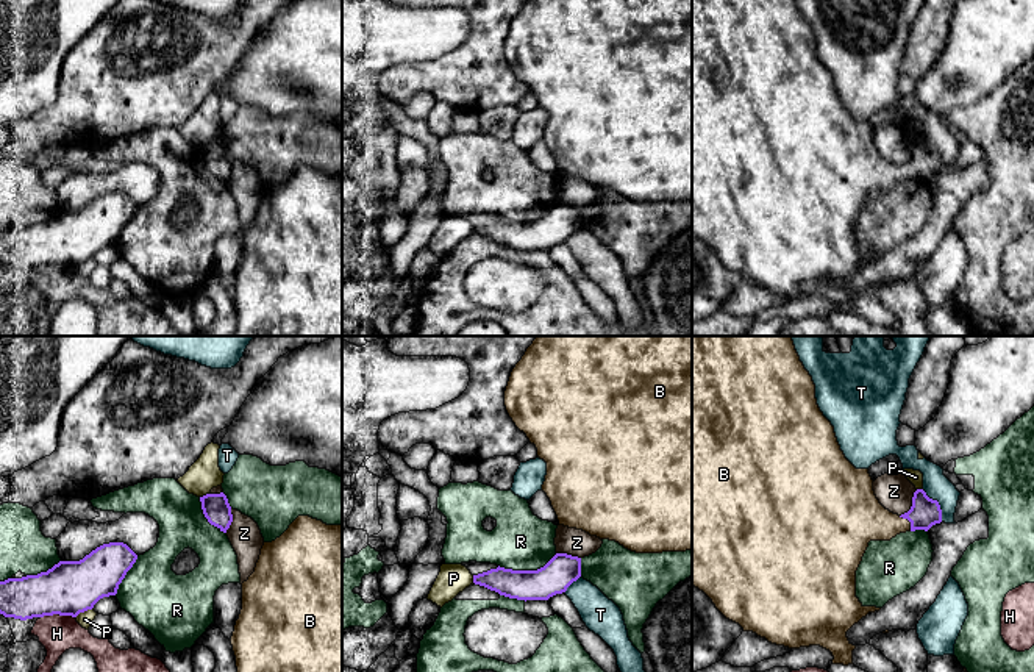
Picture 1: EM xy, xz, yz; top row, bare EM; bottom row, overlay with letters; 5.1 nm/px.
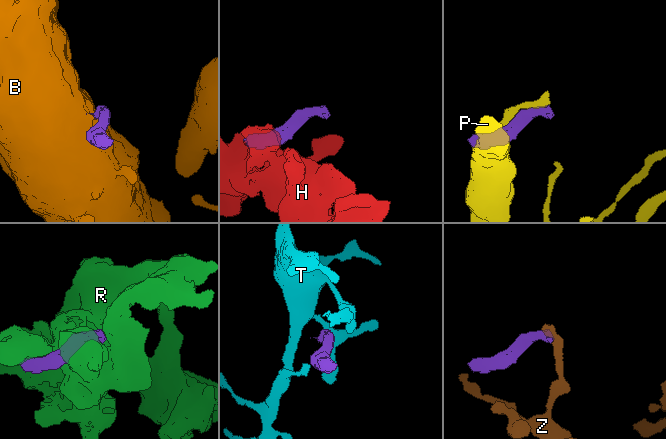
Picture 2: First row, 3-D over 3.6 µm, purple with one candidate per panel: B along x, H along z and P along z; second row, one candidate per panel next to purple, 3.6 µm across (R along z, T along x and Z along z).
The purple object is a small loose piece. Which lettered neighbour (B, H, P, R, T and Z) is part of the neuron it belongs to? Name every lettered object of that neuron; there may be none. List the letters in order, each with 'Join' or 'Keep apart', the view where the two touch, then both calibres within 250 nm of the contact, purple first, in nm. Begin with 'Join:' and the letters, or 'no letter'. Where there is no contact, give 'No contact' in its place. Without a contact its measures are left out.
Join: B
B: Join. Touches purple in yz. Thickness 150 nm (purple) against 260 nm
H: Keep apart. Touches purple in xy. Thickness 280 nm (purple) against 190 nm
P: Keep apart. Touches purple in xy. Thickness 280 nm (purple) against 80 nm
R: Keep apart. Touches purple in xz. Thickness 170 nm (purple) against 300 nm
T: Keep apart. Touches purple in yz. Thickness 150 nm (purple) against 140 nm
Z: Keep apart. Touches purple in yz. Thickness 150 nm (purple) against 190 nm

